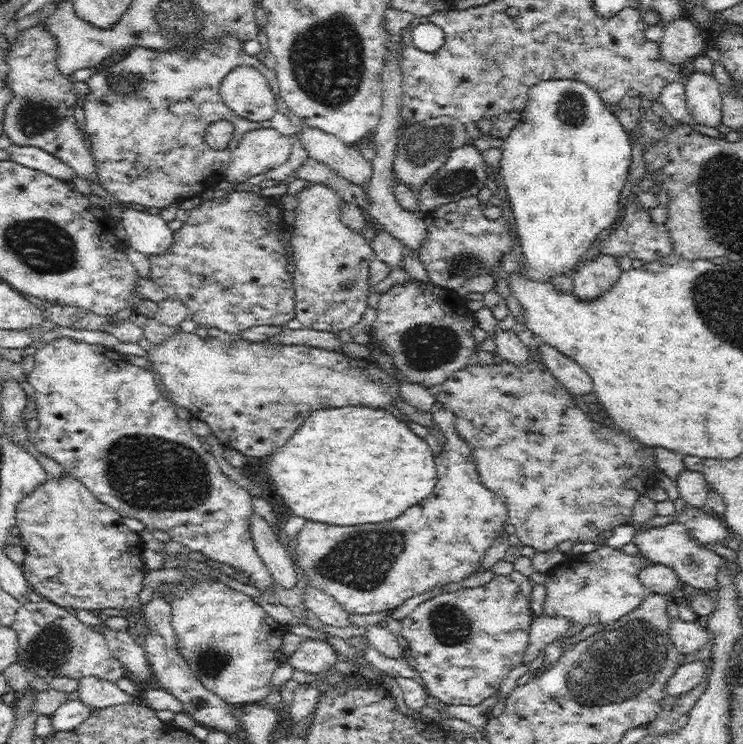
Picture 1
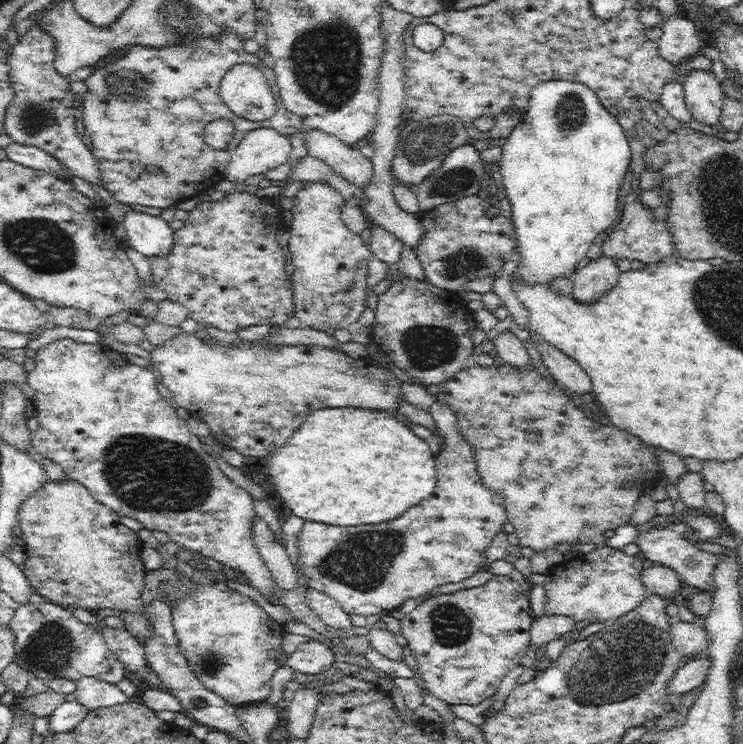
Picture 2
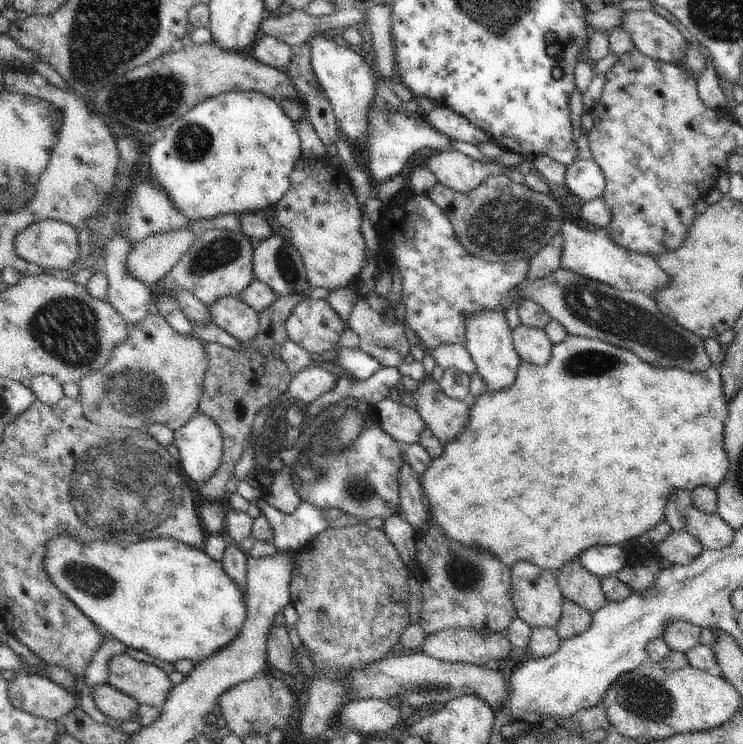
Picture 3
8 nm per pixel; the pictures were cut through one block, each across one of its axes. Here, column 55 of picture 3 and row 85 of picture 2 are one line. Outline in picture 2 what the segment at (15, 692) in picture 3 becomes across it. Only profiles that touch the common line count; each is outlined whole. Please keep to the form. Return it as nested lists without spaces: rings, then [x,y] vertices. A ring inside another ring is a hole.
[[[692,69],[682,81],[685,103],[693,120],[708,126],[719,124],[724,95],[714,73]]]

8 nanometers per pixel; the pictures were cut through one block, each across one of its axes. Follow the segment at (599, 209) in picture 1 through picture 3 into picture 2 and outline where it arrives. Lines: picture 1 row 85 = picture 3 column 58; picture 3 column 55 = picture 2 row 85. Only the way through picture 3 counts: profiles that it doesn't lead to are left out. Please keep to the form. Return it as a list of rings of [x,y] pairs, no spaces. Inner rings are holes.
[[[552,80],[538,84],[532,88],[528,102],[528,110],[524,118],[514,127],[514,130],[506,137],[502,158],[499,161],[499,170],[502,174],[504,188],[507,198],[511,204],[512,218],[517,236],[517,259],[518,264],[515,270],[515,278],[523,284],[550,284],[556,277],[572,277],[577,270],[578,262],[586,256],[589,246],[592,246],[594,238],[603,230],[612,229],[621,219],[621,210],[618,206],[620,188],[627,185],[629,180],[629,165],[631,164],[630,145],[624,135],[624,131],[618,123],[615,111],[604,108],[598,97],[590,88],[584,84],[570,82],[568,80]]]

